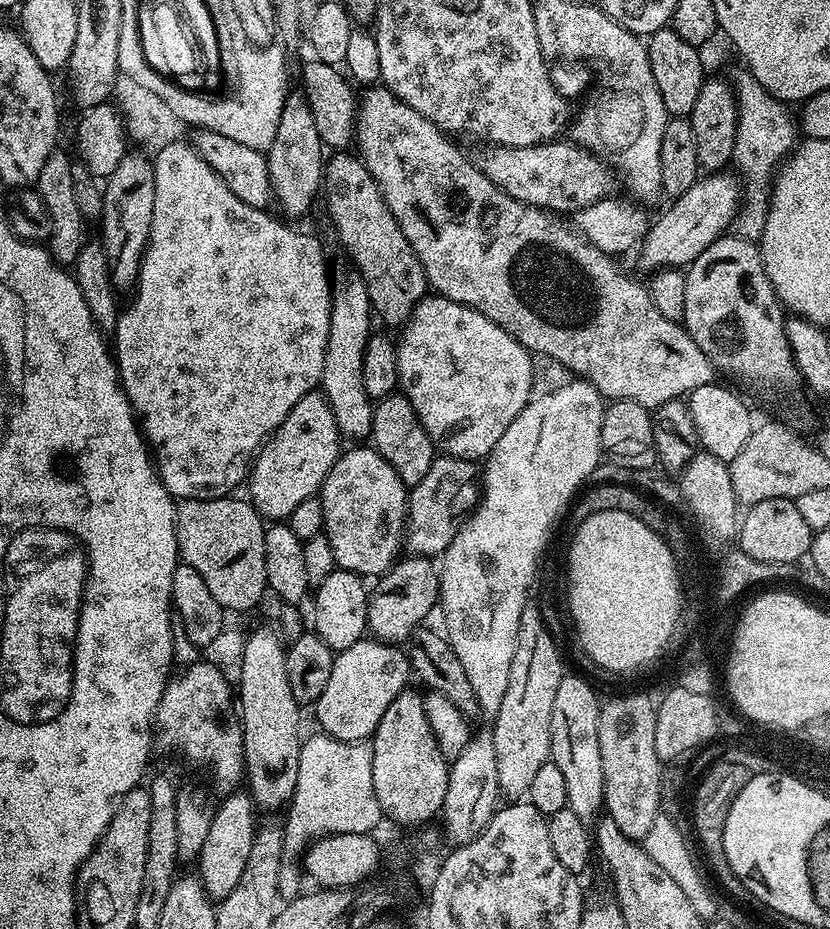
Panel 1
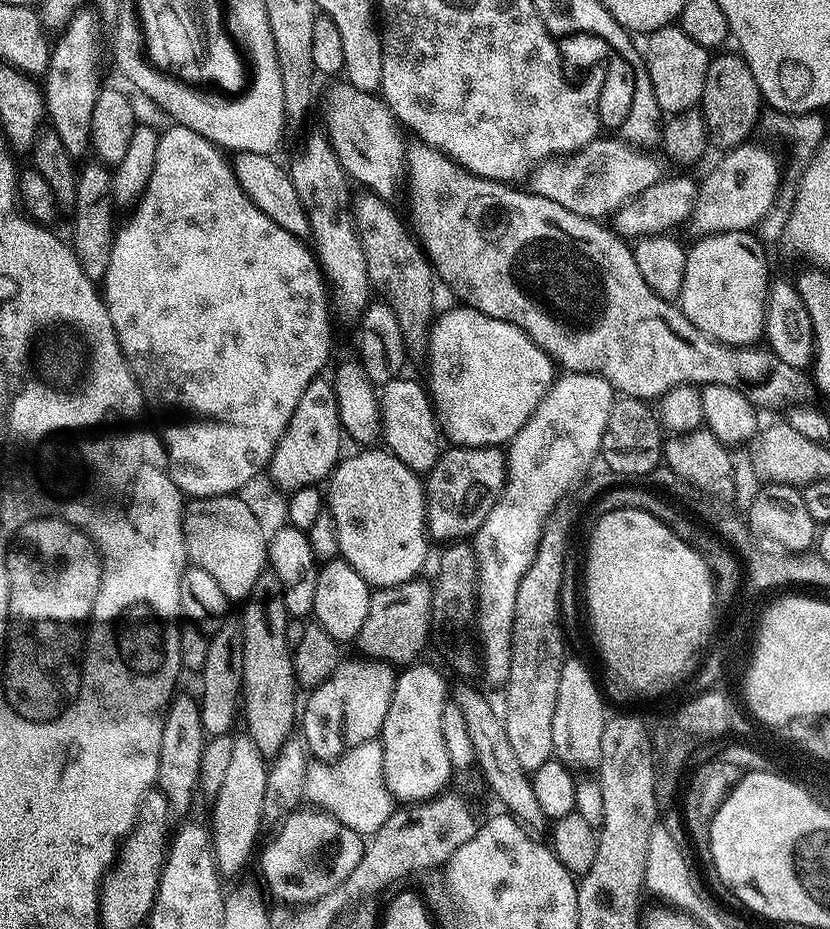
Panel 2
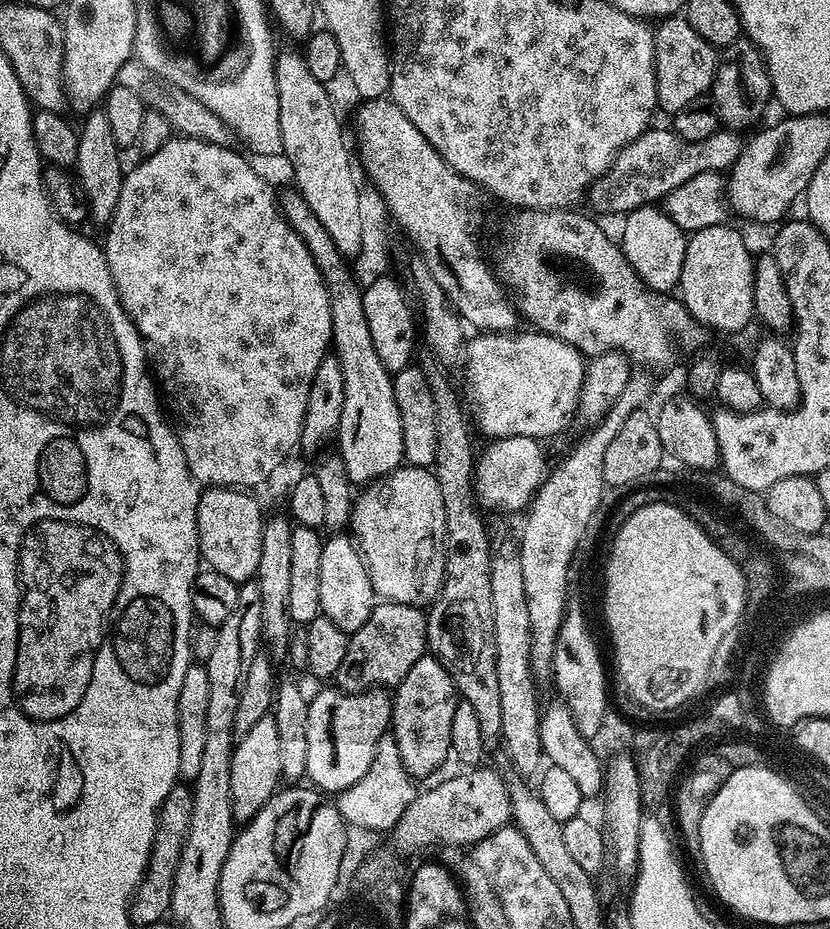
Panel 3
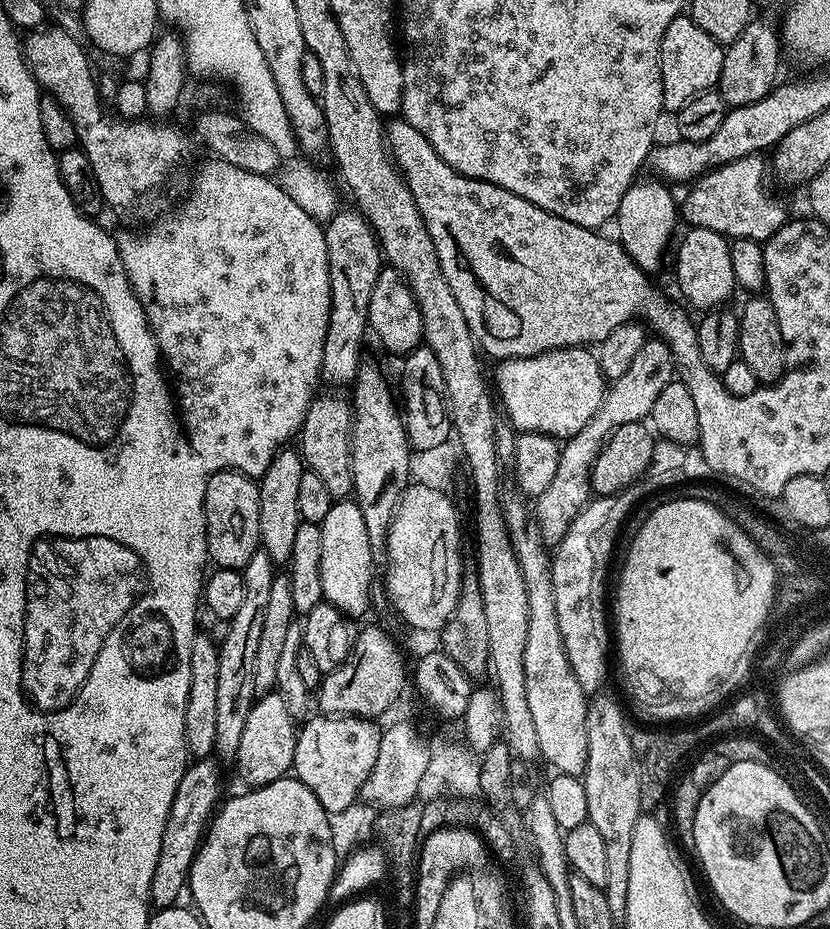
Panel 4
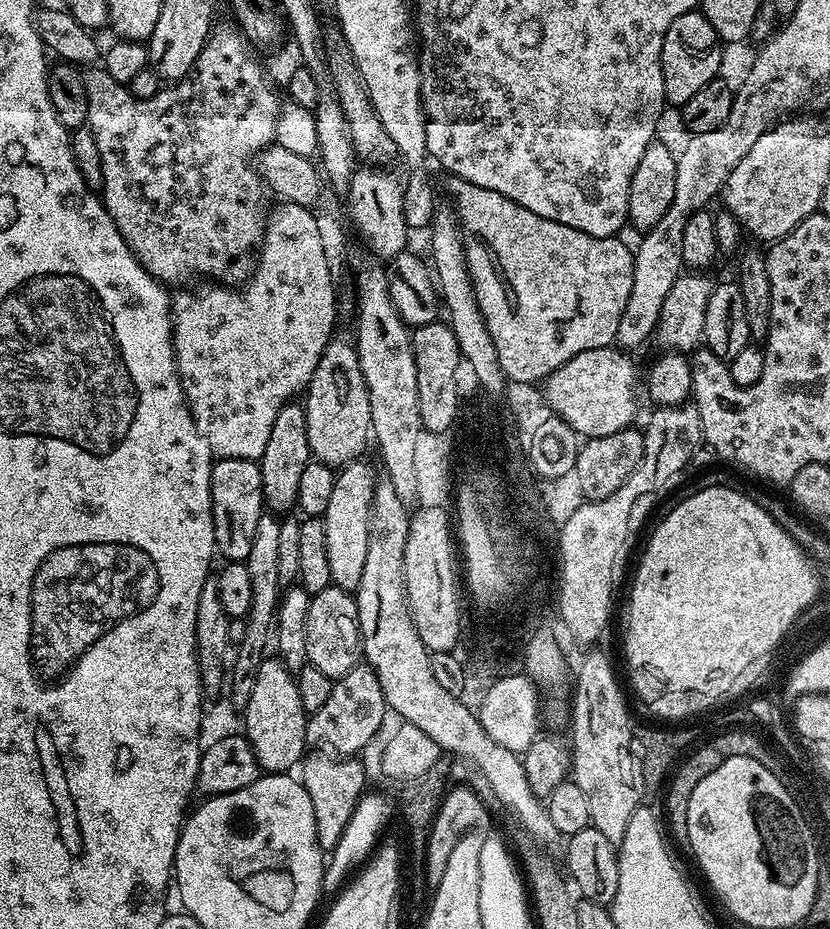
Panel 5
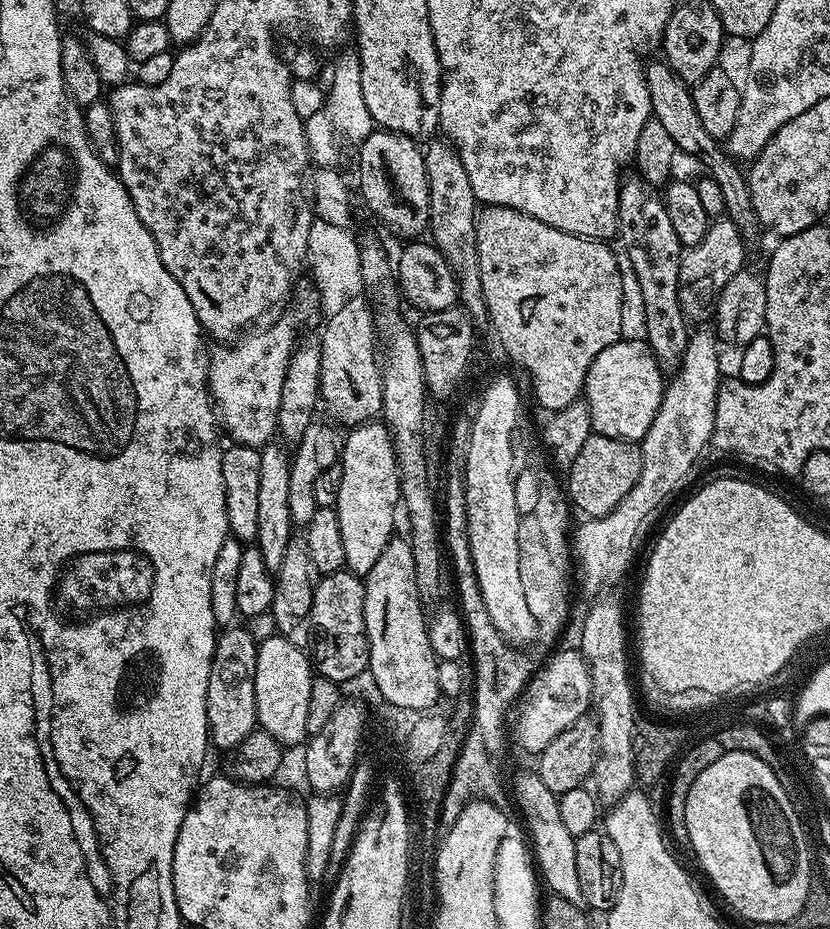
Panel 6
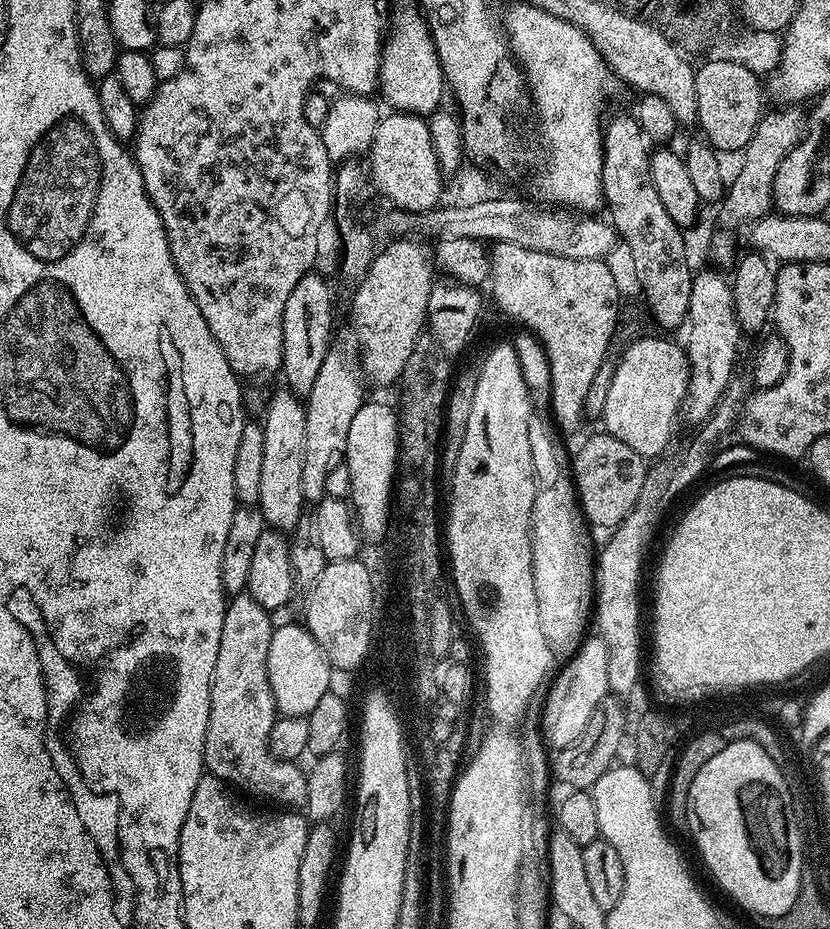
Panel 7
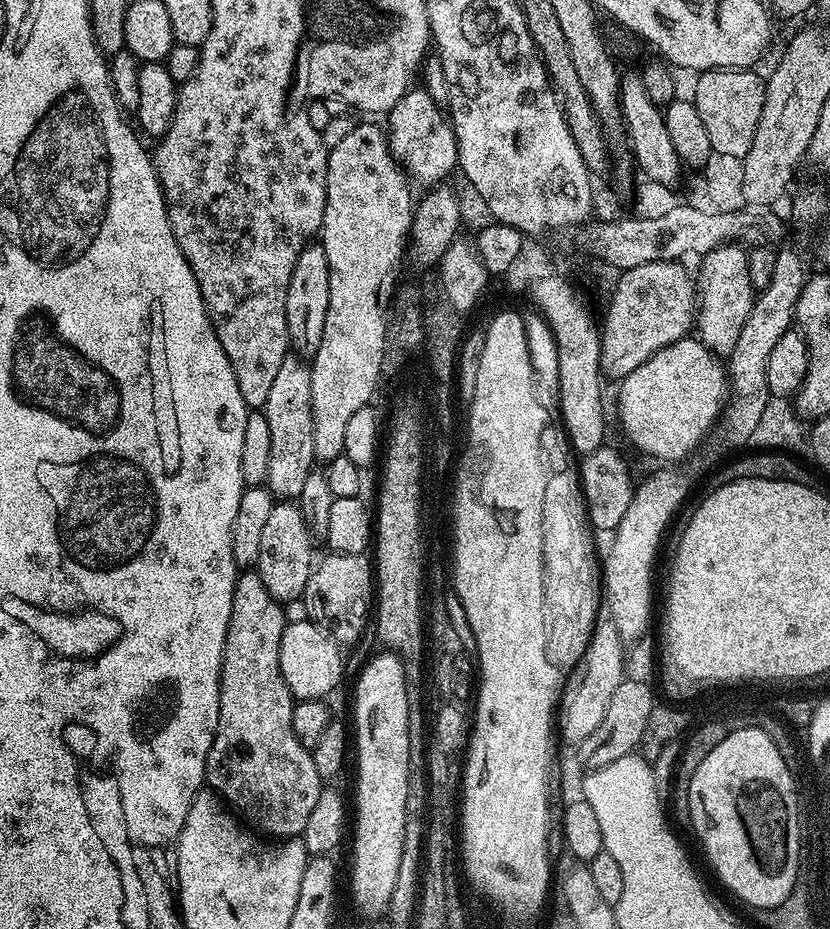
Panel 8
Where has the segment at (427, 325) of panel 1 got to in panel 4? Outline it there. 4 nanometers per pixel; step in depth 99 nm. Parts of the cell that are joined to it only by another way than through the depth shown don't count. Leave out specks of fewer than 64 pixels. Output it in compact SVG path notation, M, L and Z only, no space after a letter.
M584 346L555 348L530 358L501 360L495 365L494 388L503 415L517 433L541 432L547 436L567 438L578 434L578 430L594 418L594 410L598 410L604 401L606 381L599 359L588 352L591 351Z

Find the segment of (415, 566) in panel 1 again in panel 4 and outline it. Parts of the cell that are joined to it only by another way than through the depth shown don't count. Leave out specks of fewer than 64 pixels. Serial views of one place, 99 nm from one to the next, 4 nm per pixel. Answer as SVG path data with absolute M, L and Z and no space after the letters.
M361 627L345 664L339 664L320 681L319 711L330 716L380 718L404 688L404 656L388 632Z

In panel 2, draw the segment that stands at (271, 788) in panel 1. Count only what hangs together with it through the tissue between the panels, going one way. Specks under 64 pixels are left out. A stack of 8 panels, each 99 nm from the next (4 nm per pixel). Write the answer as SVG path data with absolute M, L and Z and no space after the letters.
M266 570L243 605L244 617L244 690L242 710L248 714L246 735L254 741L265 758L271 758L282 750L288 737L298 724L298 700L296 704L296 671L292 665L293 648L286 642L286 622L290 619L286 610L286 598L280 575Z

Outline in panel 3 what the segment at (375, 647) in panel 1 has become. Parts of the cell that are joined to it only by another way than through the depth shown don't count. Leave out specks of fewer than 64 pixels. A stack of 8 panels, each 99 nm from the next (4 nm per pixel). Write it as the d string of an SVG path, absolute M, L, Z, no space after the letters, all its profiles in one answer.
M335 686L321 688L324 689L308 702L310 726L306 726L306 776L321 793L339 794L354 786L354 782L358 782L358 778L370 768L376 744L389 731L392 722L392 696L384 690L342 692Z

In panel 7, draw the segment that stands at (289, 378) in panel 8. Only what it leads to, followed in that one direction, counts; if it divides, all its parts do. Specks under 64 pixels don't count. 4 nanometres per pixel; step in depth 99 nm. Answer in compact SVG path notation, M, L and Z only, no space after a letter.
M291 388L280 389L268 400L268 409L264 412L262 478L258 489L258 505L269 529L285 534L306 514L306 501L302 494L302 453L306 450L306 410L305 401Z

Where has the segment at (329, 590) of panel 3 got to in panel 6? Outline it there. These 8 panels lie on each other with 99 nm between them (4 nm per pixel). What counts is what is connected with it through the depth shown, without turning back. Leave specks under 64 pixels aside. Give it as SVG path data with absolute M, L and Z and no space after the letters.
M383 422L358 424L355 425L355 427L353 427L349 432L352 433L350 433L349 436L347 433L342 440L342 451L339 458L339 463L342 466L342 486L338 490L338 502L336 503L335 509L338 514L338 527L342 530L342 547L346 553L346 562L344 563L344 567L347 571L353 572L356 576L363 578L370 574L370 570L374 570L374 562L378 562L378 558L382 558L382 550L386 550L386 546L394 538L395 532L392 531L396 528L396 508L398 512L398 505L401 503L400 476L399 467L396 464L396 452L393 448L392 435L388 431L387 424Z

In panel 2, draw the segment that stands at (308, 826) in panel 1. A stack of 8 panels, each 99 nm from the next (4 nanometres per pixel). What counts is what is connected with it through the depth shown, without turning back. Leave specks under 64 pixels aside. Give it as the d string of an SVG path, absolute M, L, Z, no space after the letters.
M380 739L362 742L334 761L309 763L304 798L309 805L353 828L359 836L371 838L394 811L394 801L384 777Z

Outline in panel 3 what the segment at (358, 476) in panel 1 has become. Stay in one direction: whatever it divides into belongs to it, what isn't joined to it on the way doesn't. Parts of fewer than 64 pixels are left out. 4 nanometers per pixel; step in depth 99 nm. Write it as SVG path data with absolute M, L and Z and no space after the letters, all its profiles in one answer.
M401 466L381 480L374 480L355 497L352 505L351 535L364 557L377 597L389 604L405 604L415 608L431 605L444 581L444 531L446 510L442 506L442 490L438 490L435 471Z

